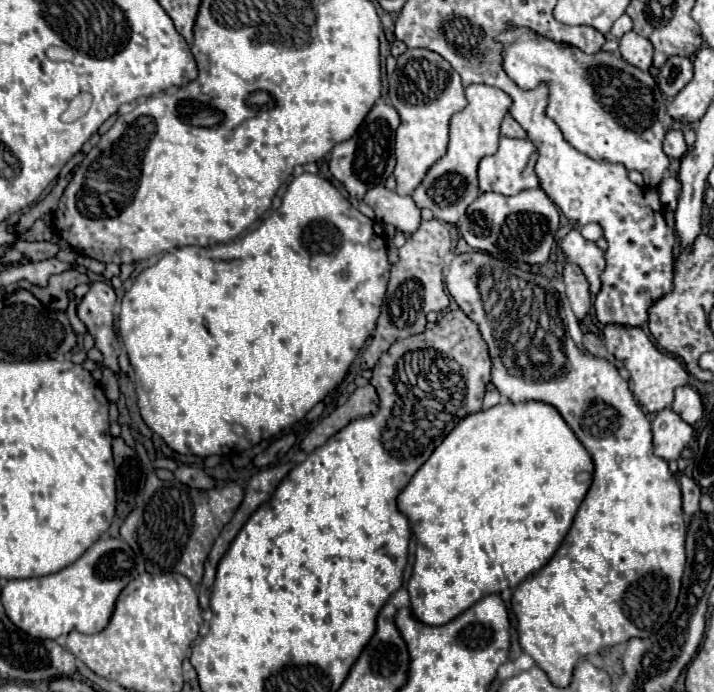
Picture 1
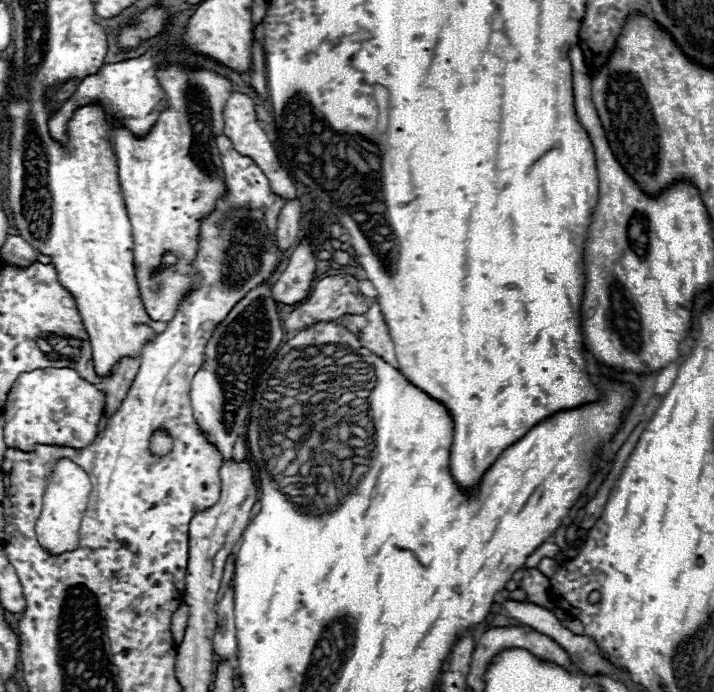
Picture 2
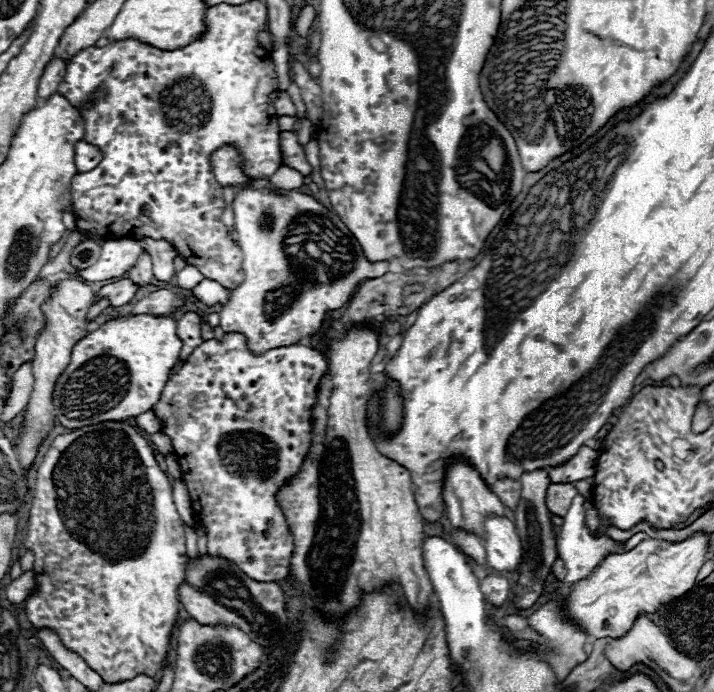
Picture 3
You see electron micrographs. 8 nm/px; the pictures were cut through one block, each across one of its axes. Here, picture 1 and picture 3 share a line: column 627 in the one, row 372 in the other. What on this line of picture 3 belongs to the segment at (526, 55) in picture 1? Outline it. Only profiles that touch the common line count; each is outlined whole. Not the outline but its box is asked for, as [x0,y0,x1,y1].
[52,314,182,430]

